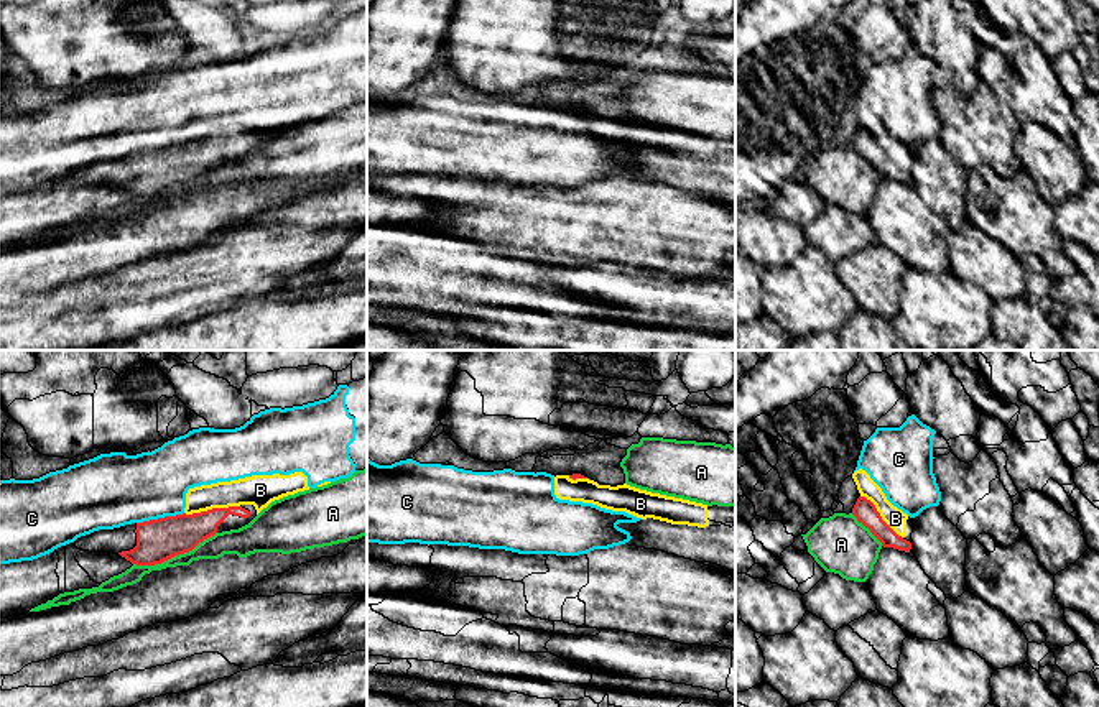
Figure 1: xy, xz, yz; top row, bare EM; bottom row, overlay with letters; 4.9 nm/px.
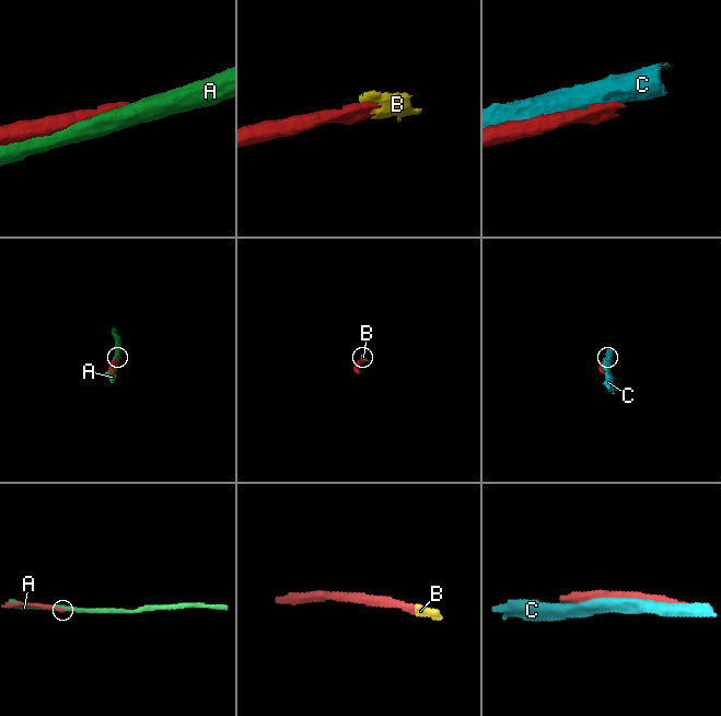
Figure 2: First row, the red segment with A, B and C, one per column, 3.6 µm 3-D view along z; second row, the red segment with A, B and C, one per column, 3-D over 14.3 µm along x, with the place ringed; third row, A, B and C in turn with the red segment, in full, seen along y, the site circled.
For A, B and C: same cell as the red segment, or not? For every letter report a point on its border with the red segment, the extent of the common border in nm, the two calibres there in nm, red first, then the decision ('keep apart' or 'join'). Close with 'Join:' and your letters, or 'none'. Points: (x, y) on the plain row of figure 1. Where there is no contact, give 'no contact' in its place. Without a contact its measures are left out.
A: xy (175, 186) | 440 nm | 200/110 nm | keep apart
B: xy (213, 140) | 280 nm | 200/160 nm | join
C: xy (160, 150) | 240 nm | 200/340 nm | keep apart
Join: B

